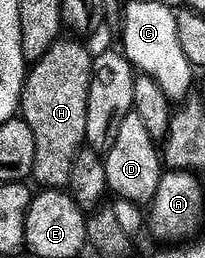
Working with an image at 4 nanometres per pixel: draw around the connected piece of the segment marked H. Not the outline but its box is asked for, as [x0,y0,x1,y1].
[20,38,95,189]

